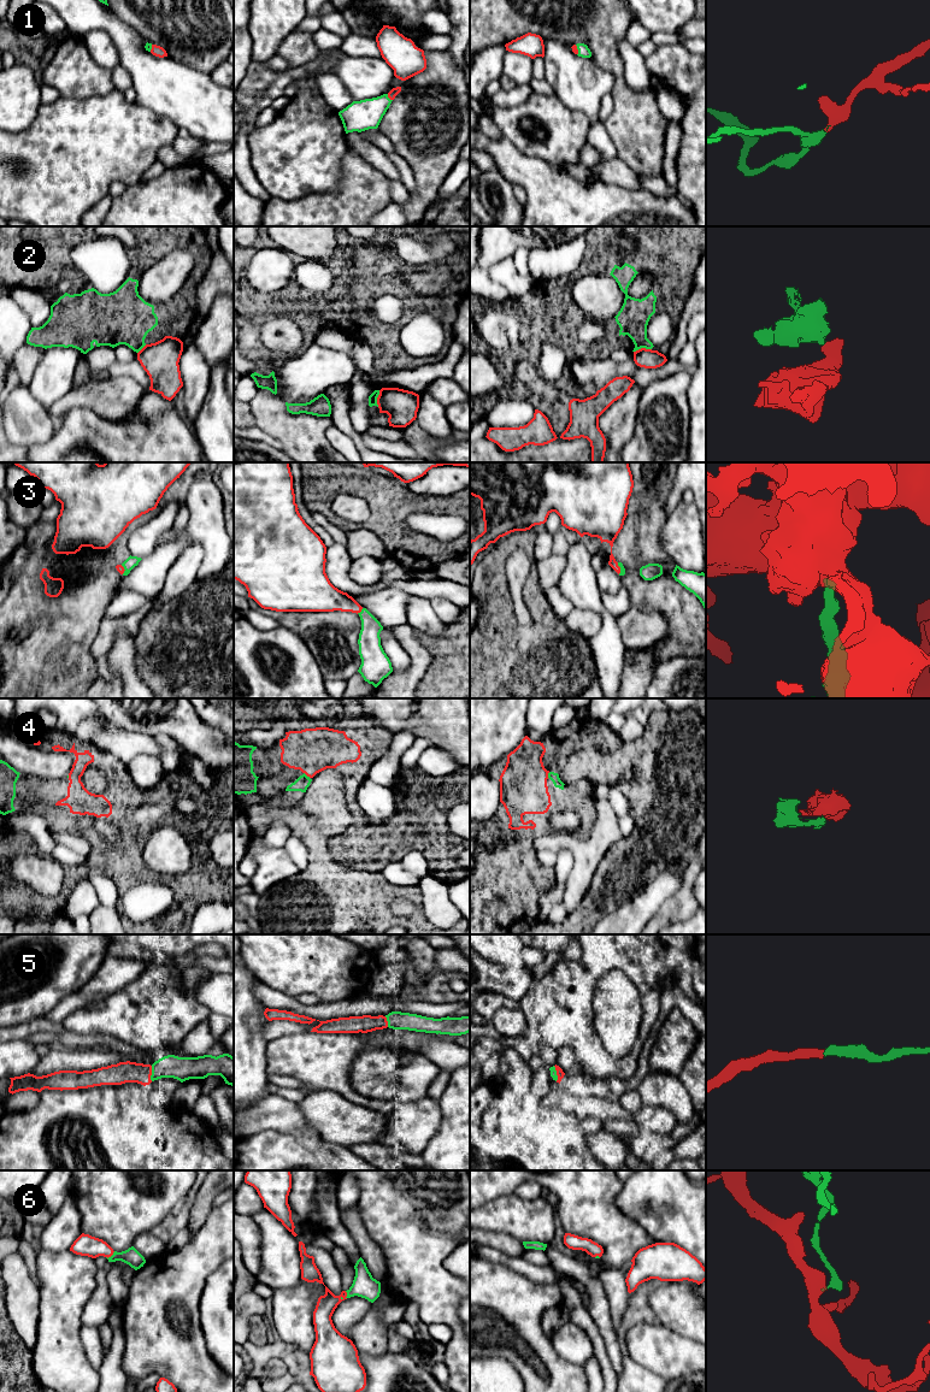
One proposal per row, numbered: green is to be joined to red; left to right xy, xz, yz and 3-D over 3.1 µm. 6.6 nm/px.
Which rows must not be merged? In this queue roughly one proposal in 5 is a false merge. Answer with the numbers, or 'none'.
2

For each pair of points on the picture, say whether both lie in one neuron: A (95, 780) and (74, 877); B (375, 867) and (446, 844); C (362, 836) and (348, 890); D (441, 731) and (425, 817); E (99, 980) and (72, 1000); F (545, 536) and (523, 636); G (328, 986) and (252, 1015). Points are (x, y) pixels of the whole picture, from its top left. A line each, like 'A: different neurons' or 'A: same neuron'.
A: different neurons
B: same neuron
C: different neurons
D: different neurons
E: same neuron
F: different neurons
G: different neurons

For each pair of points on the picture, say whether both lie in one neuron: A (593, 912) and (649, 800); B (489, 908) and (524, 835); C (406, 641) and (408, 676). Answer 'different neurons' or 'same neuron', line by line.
A: same neuron
B: same neuron
C: same neuron

